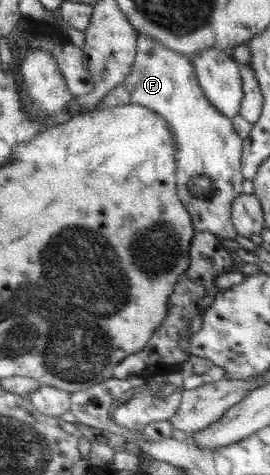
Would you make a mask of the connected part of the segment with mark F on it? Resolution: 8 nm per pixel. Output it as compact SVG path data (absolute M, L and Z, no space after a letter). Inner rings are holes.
M137 32L139 54L136 58L131 76L124 81L117 90L108 94L108 97L97 108L113 108L114 106L128 106L138 104L146 106L162 115L172 133L175 134L177 158L177 190L184 206L187 206L195 224L195 230L211 232L224 240L236 240L238 232L232 222L233 202L244 194L242 190L244 139L235 129L232 119L216 109L207 98L200 86L199 76L189 57L161 44L159 40L151 38L149 34Z

